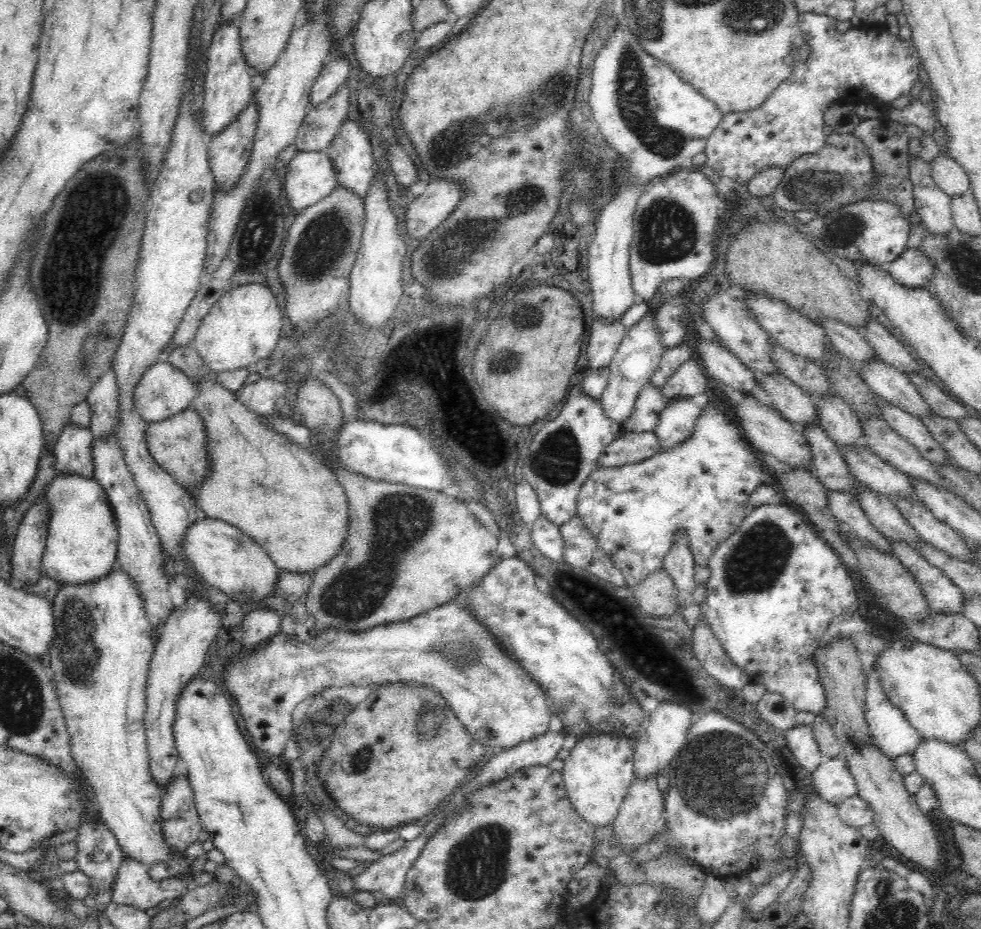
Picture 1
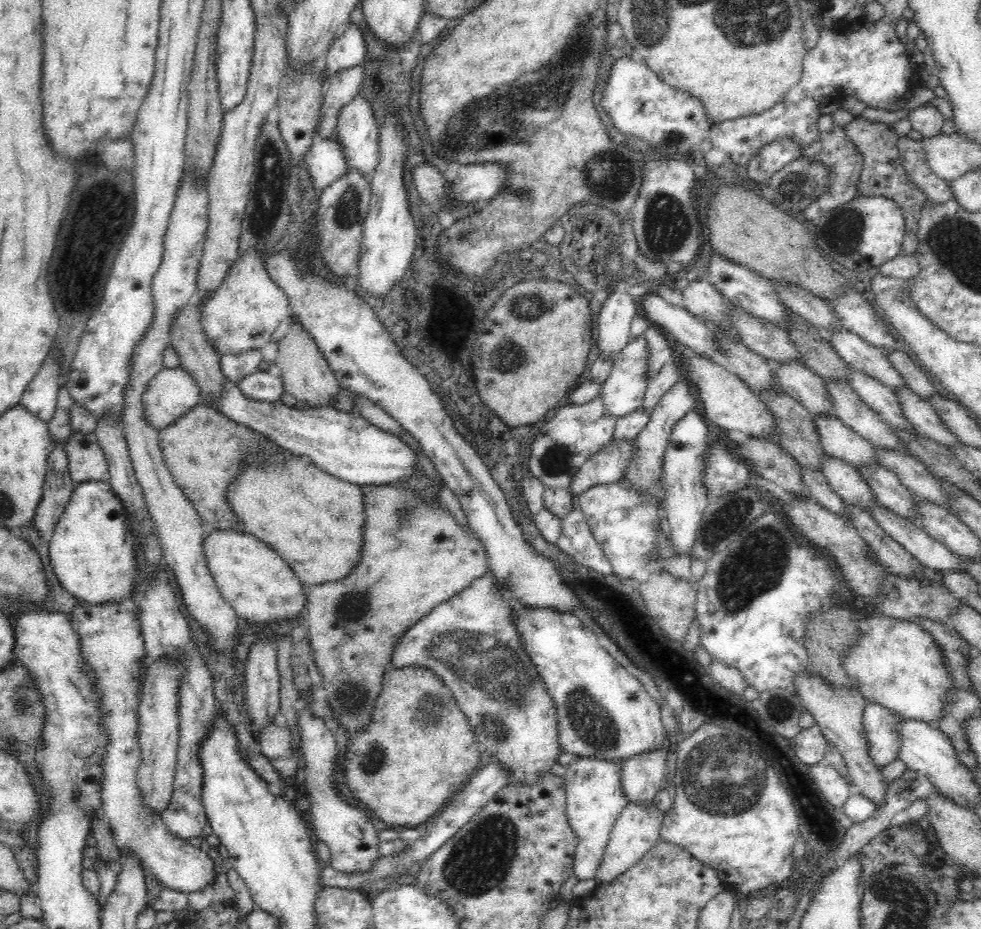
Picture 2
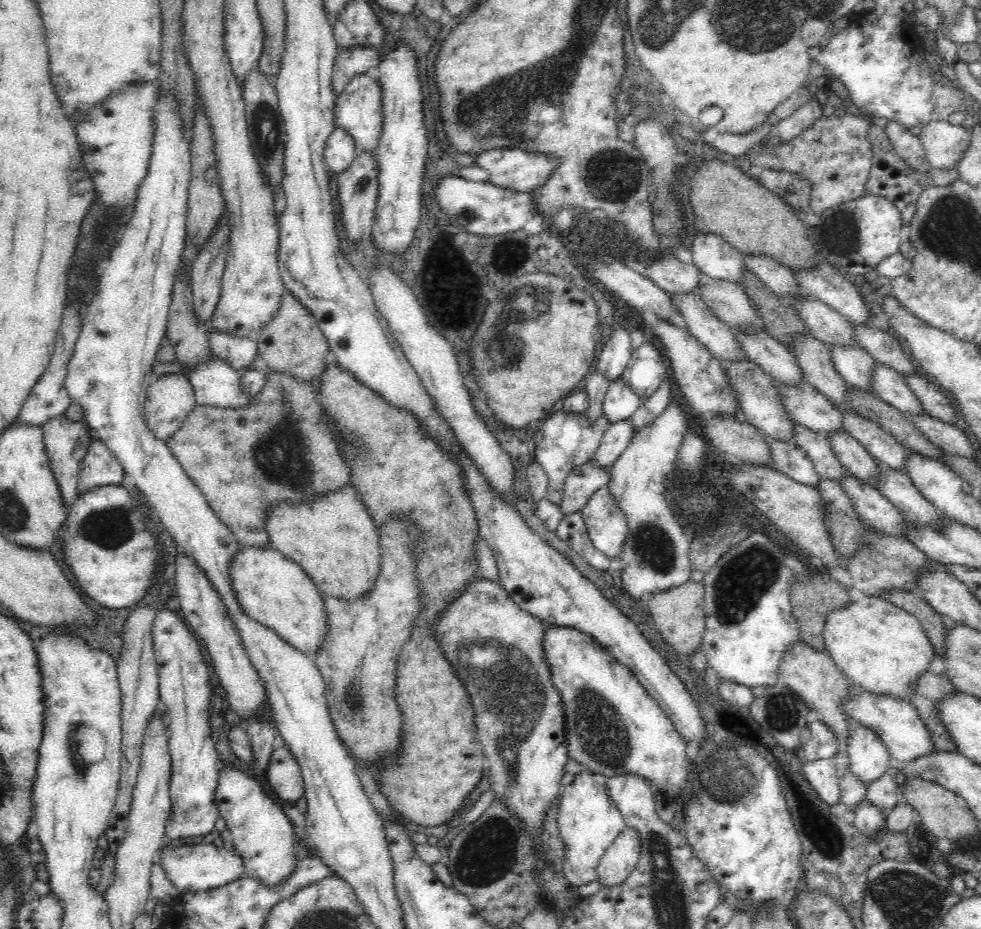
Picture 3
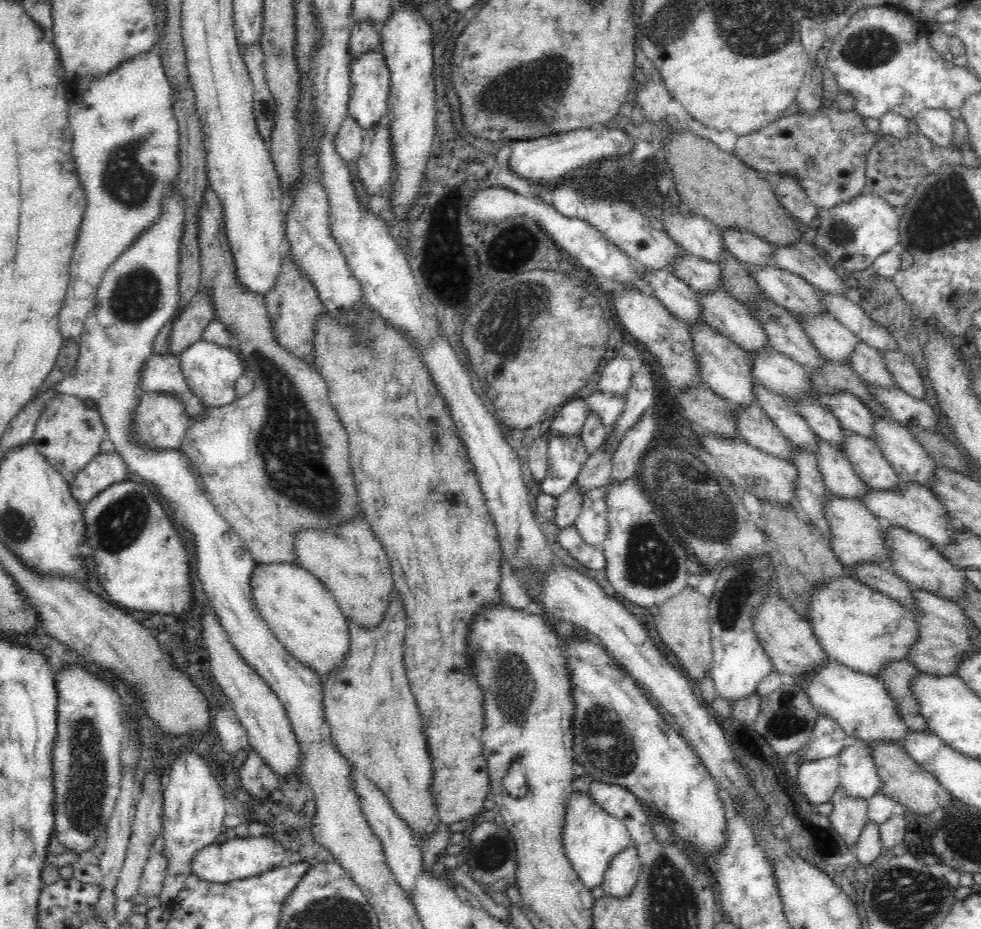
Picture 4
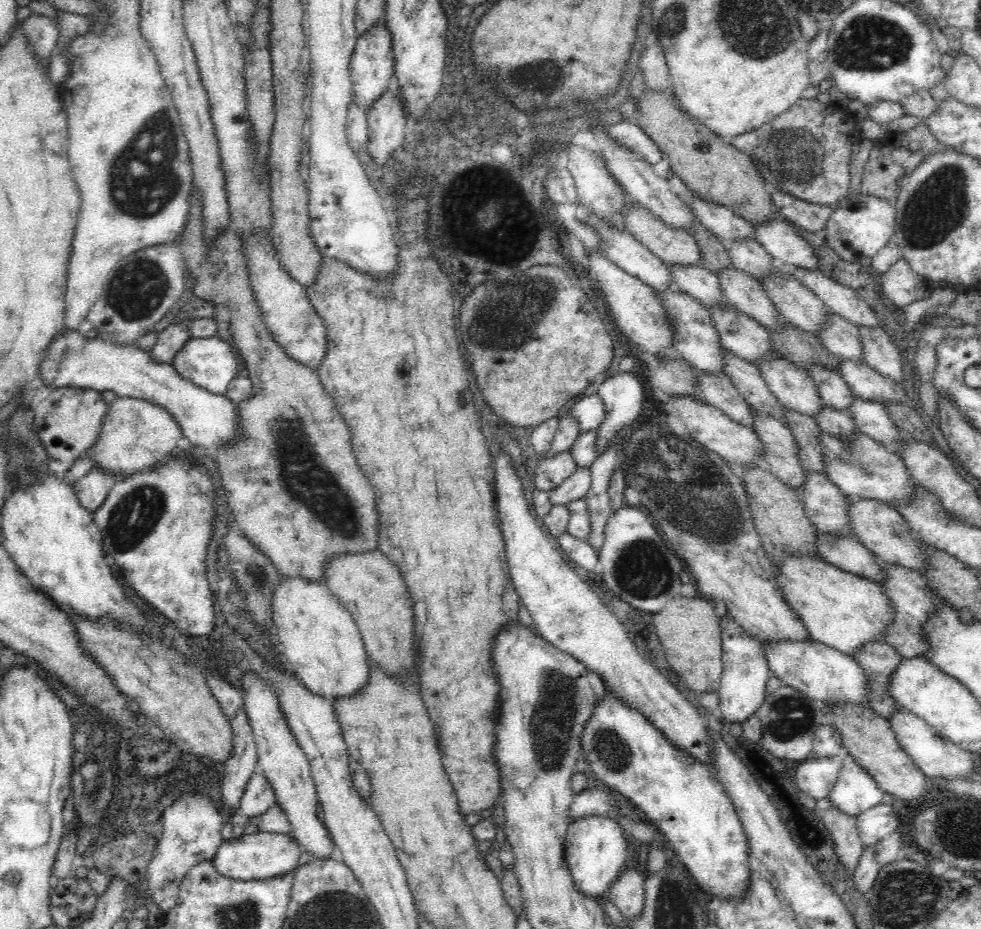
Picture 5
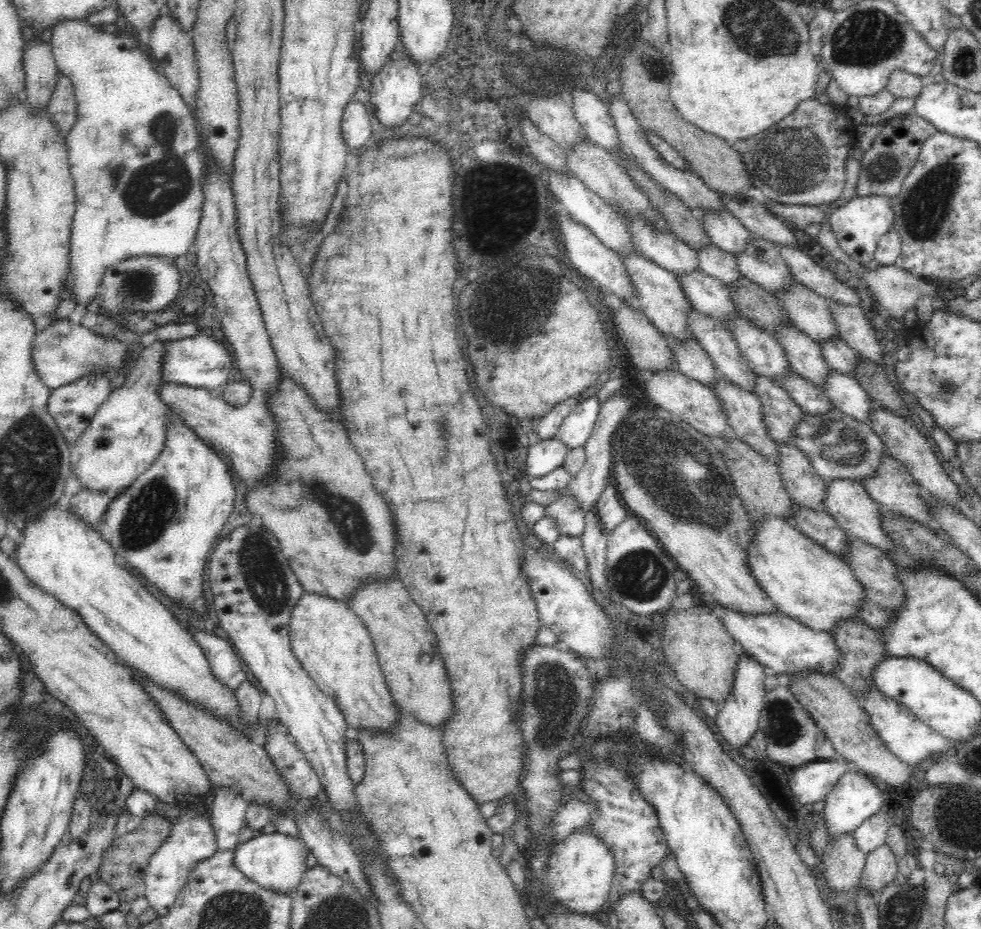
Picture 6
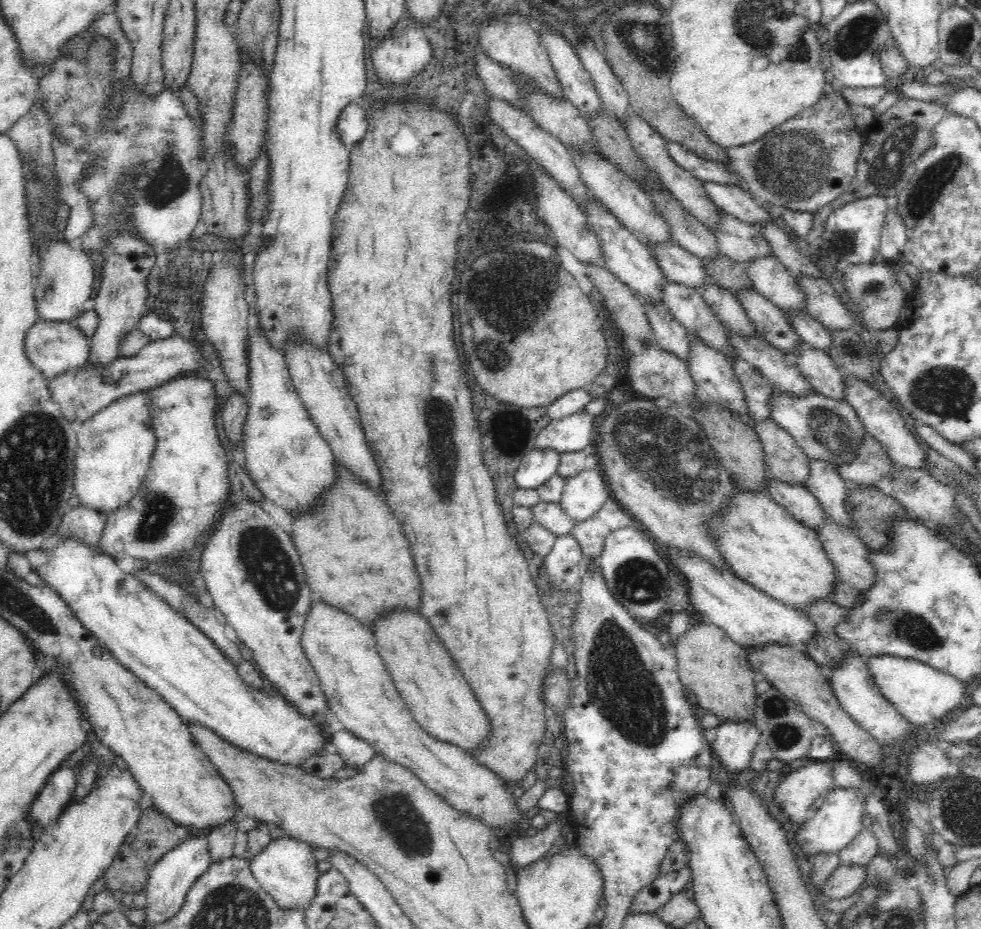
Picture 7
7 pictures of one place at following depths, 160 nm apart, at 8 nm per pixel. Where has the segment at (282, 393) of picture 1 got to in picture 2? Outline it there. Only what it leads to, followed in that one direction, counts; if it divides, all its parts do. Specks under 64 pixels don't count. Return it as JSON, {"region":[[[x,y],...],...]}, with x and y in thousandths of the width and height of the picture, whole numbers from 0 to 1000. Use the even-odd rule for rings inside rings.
{"region":[[[268,395],[254,403],[244,411],[245,421],[254,429],[269,433],[283,433],[291,422],[288,409],[282,400]]]}

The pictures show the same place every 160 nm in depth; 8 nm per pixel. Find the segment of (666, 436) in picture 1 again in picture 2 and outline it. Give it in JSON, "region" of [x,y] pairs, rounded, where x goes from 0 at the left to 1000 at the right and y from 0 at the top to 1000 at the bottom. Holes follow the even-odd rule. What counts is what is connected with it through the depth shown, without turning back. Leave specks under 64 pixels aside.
{"region":[[[705,439],[685,459],[685,465],[681,469],[681,478],[675,491],[674,519],[678,524],[678,571],[682,579],[683,598],[703,600],[703,592],[709,583],[709,575],[722,543],[722,531],[714,517],[716,517],[716,504],[718,504],[716,489],[720,487],[724,465],[716,447],[714,441]]]}

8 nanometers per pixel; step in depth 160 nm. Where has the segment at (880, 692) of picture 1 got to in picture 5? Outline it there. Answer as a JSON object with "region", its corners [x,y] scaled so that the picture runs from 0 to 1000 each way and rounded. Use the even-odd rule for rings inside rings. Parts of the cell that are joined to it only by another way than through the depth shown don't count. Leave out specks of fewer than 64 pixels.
{"region":[[[859,808],[858,825],[845,855],[848,868],[874,879],[878,874],[894,868],[900,854],[891,836],[887,835],[865,809]]]}

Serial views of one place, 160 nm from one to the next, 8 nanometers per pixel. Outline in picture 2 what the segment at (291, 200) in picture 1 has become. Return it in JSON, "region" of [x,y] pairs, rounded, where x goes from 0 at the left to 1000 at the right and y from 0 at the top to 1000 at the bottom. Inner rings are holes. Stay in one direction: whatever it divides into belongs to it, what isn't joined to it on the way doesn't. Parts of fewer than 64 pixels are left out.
{"region":[[[343,146],[322,151],[310,166],[309,173],[314,181],[310,185],[316,191],[316,202],[321,207],[328,207],[330,201],[336,200],[355,185],[353,170]]]}

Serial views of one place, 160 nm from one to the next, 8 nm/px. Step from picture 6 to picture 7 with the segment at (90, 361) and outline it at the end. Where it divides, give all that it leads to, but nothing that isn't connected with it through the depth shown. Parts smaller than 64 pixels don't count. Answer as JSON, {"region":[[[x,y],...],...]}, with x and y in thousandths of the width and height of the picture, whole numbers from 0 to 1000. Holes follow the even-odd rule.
{"region":[[[41,344],[27,356],[24,372],[33,394],[51,409],[91,389],[91,366],[74,347]]]}

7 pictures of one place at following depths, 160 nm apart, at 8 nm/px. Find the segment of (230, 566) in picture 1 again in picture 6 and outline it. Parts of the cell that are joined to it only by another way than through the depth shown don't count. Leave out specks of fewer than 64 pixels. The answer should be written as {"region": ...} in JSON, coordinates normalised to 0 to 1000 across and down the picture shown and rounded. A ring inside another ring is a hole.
{"region":[[[309,638],[296,659],[294,688],[299,706],[324,742],[337,749],[353,772],[356,787],[400,786],[408,769],[405,757],[400,757],[384,705],[367,664],[353,647],[321,638]]]}

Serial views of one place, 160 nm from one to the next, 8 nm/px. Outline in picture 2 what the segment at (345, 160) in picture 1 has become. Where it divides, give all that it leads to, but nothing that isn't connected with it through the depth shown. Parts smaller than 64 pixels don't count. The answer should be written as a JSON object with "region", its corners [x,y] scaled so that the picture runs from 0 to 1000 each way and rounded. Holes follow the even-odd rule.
{"region":[[[367,101],[349,116],[341,138],[355,184],[365,183],[376,194],[386,173],[385,138],[380,115]]]}

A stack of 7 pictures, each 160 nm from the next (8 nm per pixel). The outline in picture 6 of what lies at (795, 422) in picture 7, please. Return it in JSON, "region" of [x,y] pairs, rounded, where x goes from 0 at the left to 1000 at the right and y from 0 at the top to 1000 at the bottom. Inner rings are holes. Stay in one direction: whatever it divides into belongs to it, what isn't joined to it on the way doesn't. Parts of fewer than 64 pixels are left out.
{"region":[[[848,440],[839,448],[821,445],[810,462],[810,479],[826,494],[830,506],[841,519],[882,518],[892,511],[898,493],[905,490],[901,475],[891,465],[888,457],[869,451],[856,440]]]}

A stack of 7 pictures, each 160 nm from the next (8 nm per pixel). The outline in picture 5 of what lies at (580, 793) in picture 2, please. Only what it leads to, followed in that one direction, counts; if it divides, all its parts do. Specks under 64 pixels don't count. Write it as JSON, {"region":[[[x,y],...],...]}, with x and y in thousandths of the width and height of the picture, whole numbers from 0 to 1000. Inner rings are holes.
{"region":[[[616,877],[593,878],[582,883],[576,902],[576,930],[587,956],[597,964],[607,966],[620,958],[640,921],[640,900],[628,883]]]}

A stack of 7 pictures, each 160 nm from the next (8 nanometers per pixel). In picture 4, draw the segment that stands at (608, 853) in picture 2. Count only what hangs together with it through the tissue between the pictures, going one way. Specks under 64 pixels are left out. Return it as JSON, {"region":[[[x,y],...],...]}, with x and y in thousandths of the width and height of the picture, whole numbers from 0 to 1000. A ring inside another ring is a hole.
{"region":[[[646,909],[638,911],[634,917],[628,919],[614,945],[613,955],[620,964],[636,967],[644,960],[650,941],[652,941],[653,926]]]}

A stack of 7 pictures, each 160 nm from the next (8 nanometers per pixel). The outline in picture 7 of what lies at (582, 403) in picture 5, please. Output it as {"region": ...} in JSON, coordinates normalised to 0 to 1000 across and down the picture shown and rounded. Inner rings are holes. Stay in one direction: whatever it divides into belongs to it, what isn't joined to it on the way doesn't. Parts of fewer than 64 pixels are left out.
{"region":[[[596,441],[561,453],[547,469],[548,482],[564,482],[569,487],[599,485],[608,463],[606,449]]]}

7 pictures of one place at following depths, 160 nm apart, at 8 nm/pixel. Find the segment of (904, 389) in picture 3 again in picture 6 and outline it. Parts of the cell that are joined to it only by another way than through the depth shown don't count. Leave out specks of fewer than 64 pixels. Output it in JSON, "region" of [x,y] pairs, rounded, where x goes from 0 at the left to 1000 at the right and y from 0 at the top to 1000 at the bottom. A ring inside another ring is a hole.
{"region":[[[811,304],[792,324],[799,330],[809,351],[834,370],[848,363],[858,365],[852,355],[843,321]]]}

